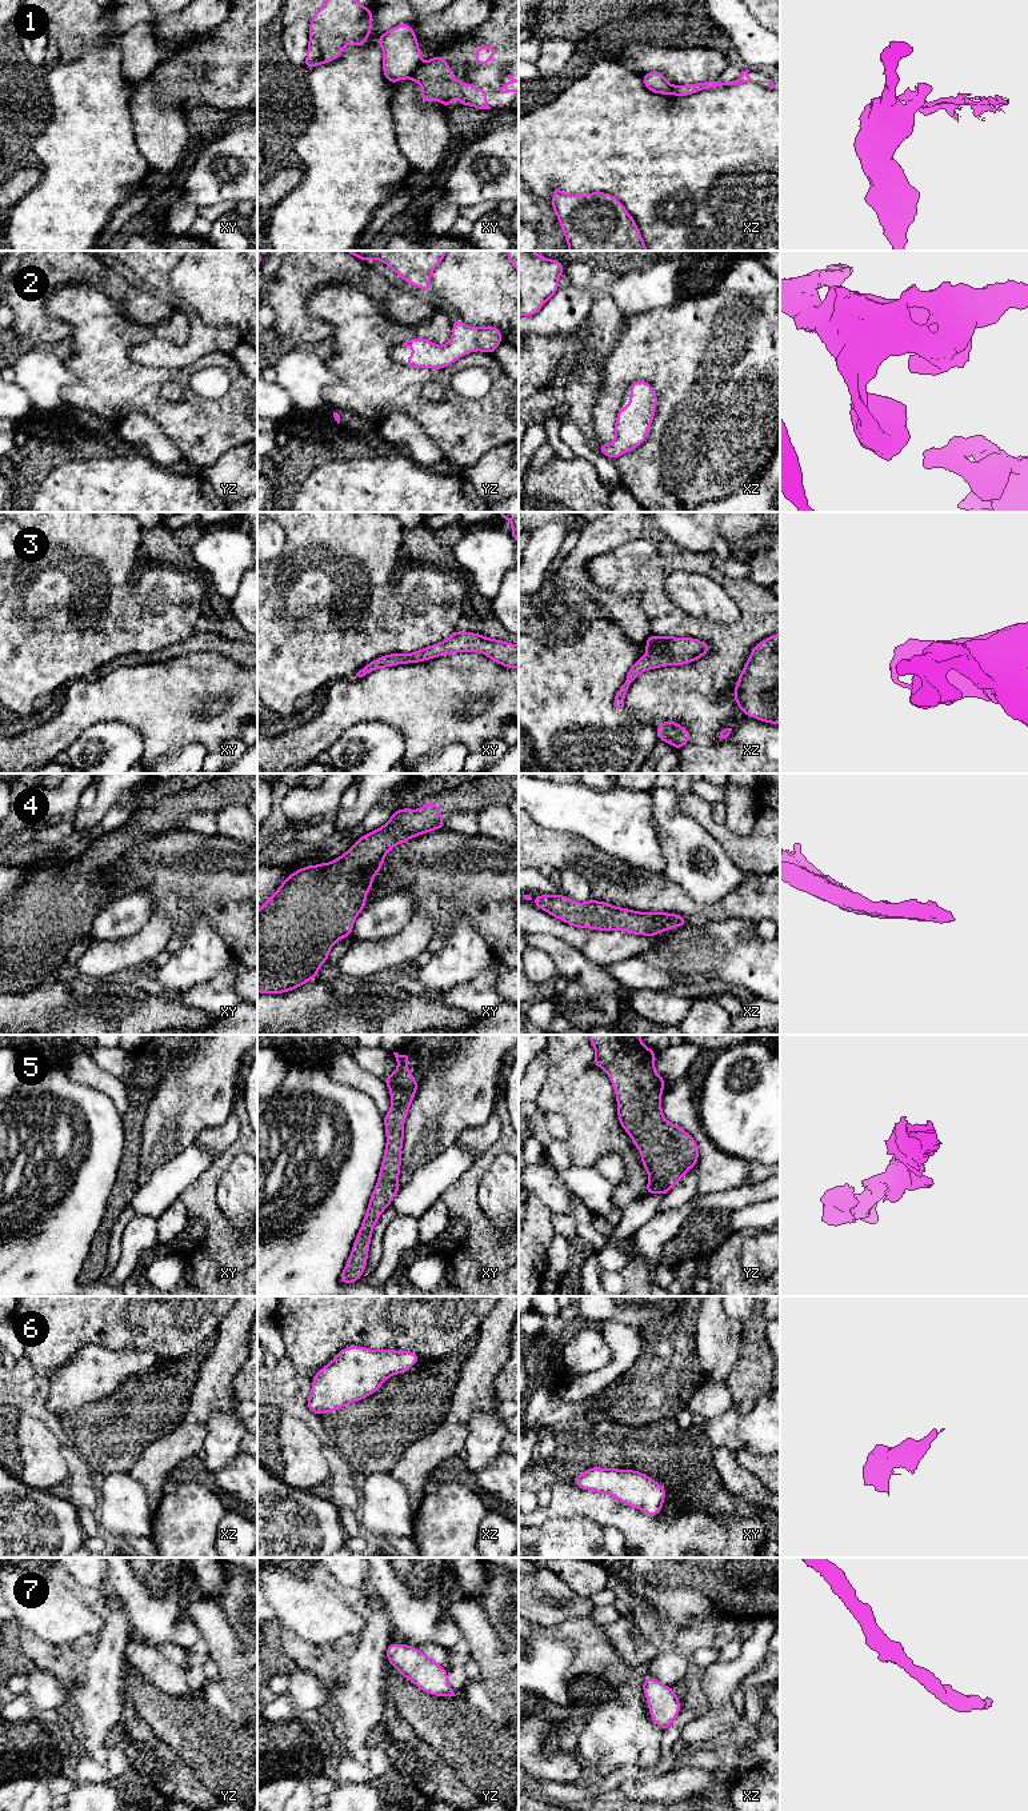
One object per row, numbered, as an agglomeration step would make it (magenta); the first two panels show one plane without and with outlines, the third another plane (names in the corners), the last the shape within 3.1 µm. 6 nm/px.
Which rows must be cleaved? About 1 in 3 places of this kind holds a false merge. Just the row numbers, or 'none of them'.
1

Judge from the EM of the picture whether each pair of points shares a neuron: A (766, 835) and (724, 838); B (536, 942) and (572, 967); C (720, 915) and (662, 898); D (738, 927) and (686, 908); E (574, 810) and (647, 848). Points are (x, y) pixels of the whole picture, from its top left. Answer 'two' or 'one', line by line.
A: one
B: one
C: one
D: two
E: one

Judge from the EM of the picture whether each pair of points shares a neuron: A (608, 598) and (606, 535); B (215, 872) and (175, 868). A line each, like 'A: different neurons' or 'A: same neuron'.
A: same neuron
B: same neuron

